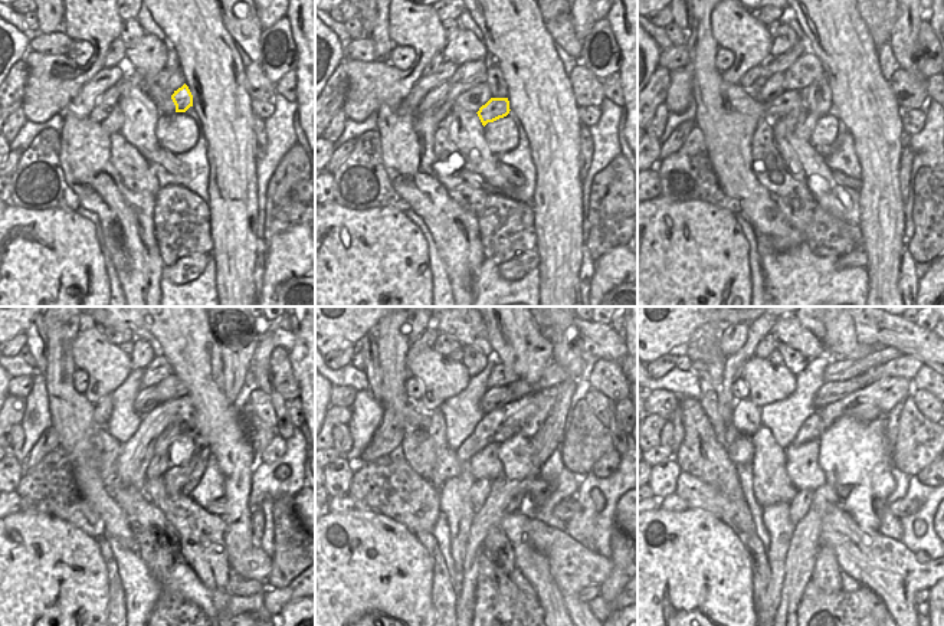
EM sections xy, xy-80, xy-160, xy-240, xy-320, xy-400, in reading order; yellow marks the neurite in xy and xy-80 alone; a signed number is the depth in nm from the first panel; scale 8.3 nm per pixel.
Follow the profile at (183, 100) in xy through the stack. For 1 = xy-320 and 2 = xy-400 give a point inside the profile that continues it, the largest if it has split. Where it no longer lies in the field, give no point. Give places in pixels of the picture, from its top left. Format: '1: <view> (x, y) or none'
1: xy-320 (479, 491)
2: xy-400 (797, 508)

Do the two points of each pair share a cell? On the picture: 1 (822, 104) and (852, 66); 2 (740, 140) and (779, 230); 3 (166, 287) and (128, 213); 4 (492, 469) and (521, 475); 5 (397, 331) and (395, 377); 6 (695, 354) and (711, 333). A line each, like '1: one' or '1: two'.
1: two
2: one
3: two
4: two
5: one
6: one

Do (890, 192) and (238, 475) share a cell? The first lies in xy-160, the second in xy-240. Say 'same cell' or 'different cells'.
same cell

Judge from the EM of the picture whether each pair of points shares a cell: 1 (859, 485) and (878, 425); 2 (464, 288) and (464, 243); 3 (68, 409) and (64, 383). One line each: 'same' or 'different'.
1: same
2: same
3: same

